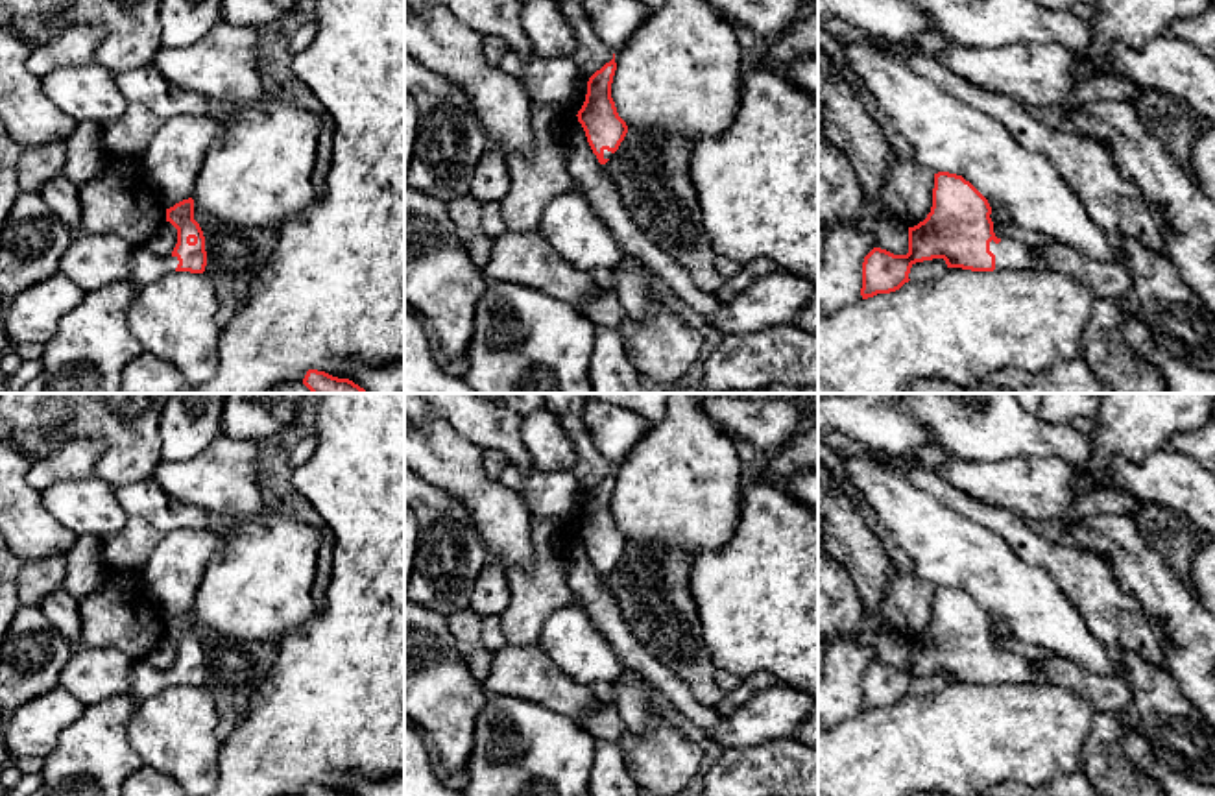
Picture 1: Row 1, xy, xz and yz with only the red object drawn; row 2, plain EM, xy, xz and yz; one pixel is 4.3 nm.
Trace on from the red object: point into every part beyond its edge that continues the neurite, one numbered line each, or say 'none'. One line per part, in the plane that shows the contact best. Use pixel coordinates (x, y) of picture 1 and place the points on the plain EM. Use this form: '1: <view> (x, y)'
1: yz (1009, 669)

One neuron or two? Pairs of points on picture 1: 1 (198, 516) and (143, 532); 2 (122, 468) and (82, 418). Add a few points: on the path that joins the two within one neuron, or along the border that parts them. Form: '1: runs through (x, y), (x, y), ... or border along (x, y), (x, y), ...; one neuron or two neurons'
1: runs through (185, 516), (159, 516), (156, 519); one neuron
2: runs through (122, 453), (96, 425); one neuron

